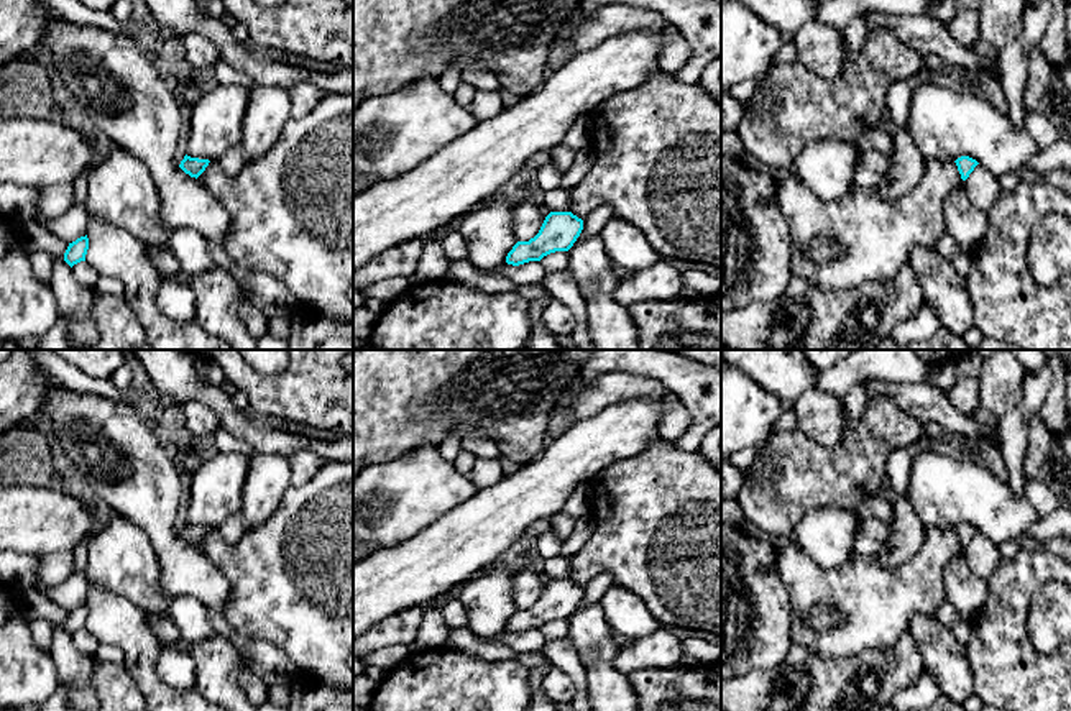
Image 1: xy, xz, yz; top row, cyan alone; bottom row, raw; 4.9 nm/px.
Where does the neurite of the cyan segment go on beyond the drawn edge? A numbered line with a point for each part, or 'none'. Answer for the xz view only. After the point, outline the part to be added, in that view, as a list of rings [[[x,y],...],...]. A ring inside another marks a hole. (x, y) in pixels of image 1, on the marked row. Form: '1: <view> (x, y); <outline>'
none

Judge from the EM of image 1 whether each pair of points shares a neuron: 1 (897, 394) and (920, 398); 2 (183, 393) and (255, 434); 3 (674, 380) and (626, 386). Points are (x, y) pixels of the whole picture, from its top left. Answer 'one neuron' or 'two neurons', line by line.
1: one neuron
2: one neuron
3: two neurons

